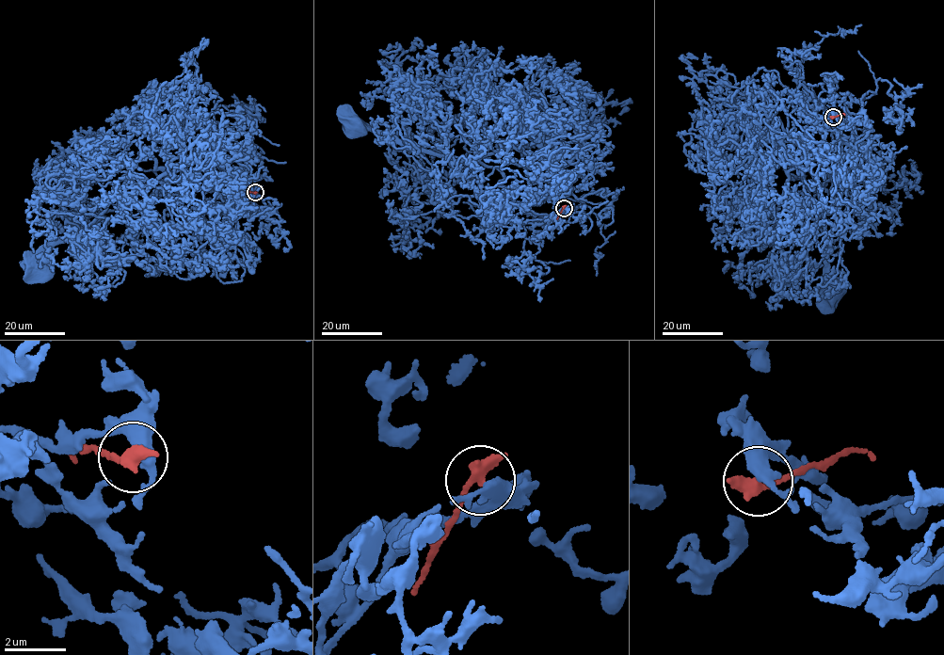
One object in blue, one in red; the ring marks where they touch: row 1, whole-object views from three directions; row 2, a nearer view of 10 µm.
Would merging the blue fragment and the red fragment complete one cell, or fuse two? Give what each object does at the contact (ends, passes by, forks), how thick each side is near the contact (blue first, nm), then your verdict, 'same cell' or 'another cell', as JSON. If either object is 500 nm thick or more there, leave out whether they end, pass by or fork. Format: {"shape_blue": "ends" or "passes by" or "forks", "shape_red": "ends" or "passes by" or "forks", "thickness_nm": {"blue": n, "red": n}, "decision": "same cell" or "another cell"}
{"shape_blue": "passes by", "shape_red": "passes by", "thickness_nm": {"blue": 420, "red": 360}, "decision": "another cell"}

